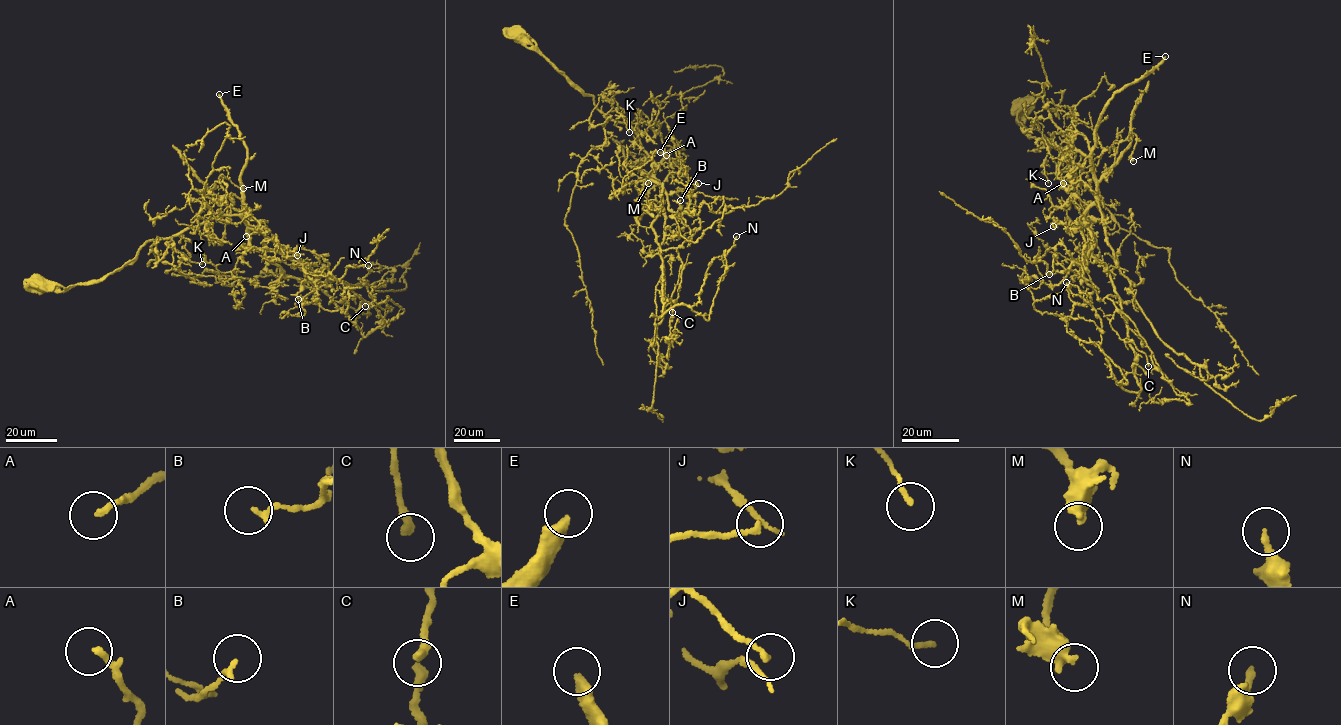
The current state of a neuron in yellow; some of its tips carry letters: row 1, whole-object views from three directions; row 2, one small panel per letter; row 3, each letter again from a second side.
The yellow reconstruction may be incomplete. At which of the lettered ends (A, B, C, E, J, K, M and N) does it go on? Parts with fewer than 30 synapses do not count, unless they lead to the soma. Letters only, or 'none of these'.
A, E

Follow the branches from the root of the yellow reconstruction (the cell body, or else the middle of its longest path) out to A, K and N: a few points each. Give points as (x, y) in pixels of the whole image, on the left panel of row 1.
A: (42, 285), (98, 280), (149, 240), (217, 216), (258, 221), (246, 236)
K: (42, 285), (65, 288), (98, 280), (156, 239), (170, 238), (167, 247), (173, 244), (183, 257), (202, 264)
N: (42, 285), (98, 280), (149, 240), (234, 214), (254, 249), (322, 290), (364, 337), (384, 318), (368, 265)

